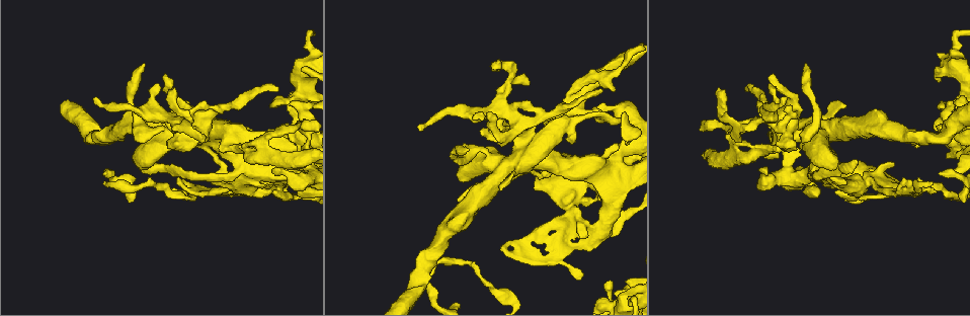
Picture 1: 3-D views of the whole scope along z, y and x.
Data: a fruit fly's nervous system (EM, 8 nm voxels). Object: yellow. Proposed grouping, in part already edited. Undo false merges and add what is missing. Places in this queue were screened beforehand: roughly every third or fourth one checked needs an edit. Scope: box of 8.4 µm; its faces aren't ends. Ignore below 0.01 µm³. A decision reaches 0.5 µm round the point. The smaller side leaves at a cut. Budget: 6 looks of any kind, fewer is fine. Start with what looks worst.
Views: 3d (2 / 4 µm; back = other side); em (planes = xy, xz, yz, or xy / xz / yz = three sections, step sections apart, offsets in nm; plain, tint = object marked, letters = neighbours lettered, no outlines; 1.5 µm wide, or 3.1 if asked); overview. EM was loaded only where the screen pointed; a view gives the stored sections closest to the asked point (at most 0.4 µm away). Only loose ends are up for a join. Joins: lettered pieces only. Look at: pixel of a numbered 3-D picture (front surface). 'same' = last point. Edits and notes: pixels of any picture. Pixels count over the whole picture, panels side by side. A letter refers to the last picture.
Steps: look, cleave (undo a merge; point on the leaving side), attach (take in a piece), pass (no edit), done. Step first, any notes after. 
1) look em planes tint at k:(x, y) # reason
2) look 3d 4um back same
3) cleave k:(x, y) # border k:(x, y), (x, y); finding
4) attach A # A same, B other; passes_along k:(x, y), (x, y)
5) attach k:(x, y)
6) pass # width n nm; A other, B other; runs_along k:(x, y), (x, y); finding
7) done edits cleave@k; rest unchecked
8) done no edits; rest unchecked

look 3d 2um at 1:(835, 190) # an open end

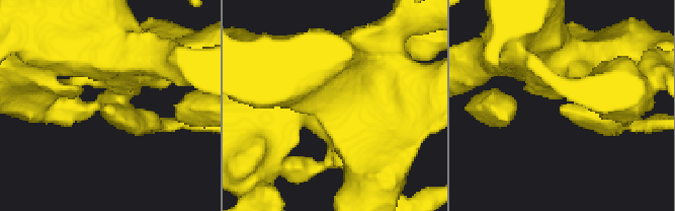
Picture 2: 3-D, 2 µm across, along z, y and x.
look em xz step 4 tint at 2:(107, 105) # shape alone is not enough

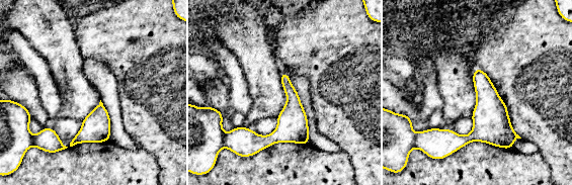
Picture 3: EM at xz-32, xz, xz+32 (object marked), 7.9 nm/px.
look em planes letters same # cut it another way

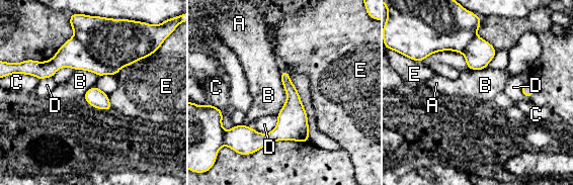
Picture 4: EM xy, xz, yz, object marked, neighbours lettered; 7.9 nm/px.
pass # A other, B other, C other, D other, E other; border 4:(280, 72), (285, 102), (276, 115); none of them fits

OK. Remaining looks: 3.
look 3d 4um at 1:(173, 88) # thin end

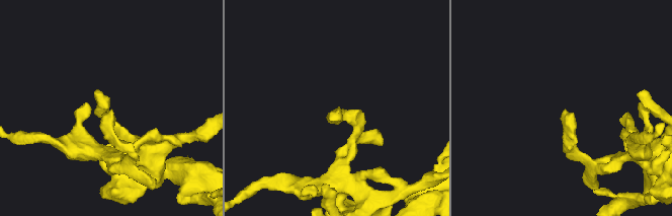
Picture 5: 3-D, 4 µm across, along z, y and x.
look em xz step 8 tint at 5:(338, 111) # need the tissue

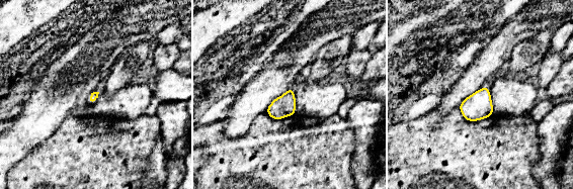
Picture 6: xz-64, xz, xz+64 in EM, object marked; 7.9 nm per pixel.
look em planes letters same # another direction

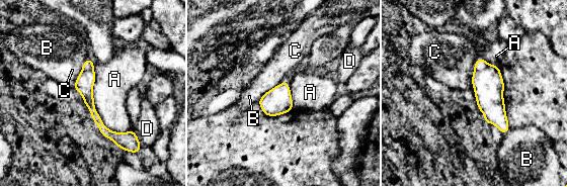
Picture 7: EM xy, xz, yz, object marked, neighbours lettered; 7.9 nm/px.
pass # A other, B other, C other, D other; runs_along 7:(89, 61), (88, 101), (100, 125), (120, 142); no lettered piece goes on from it

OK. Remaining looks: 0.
done no edits; rest unchecked

